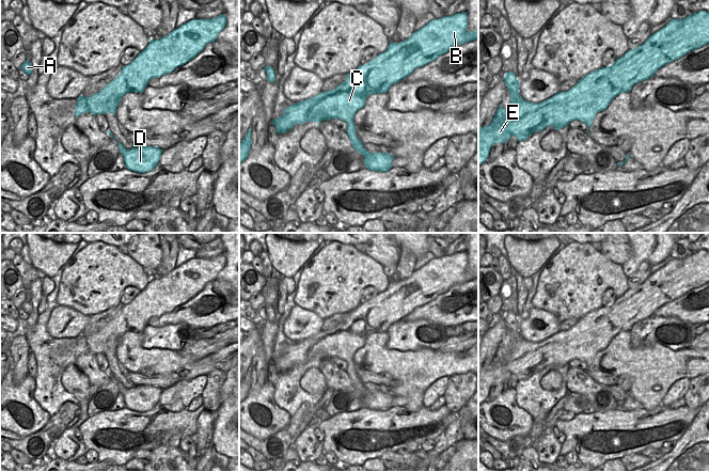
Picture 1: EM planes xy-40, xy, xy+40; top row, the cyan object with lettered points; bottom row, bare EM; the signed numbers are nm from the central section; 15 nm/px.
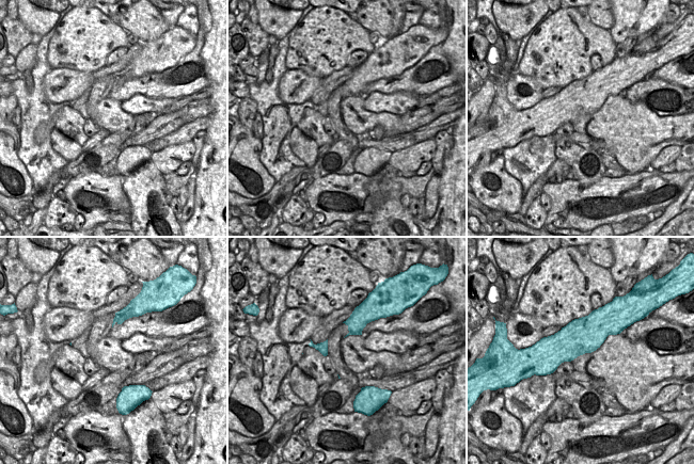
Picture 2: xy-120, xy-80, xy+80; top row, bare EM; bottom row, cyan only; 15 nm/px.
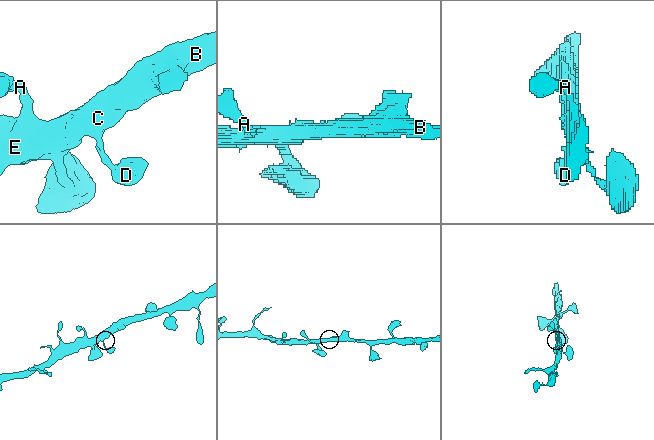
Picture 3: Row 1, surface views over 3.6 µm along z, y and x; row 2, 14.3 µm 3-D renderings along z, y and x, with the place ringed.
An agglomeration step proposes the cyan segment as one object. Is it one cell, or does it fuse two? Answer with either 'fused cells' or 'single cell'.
single cell

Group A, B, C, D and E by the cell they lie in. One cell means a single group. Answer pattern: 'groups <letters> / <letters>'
groups A B C D E

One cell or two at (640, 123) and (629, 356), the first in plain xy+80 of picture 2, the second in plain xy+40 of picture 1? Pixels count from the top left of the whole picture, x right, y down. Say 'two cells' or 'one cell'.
one cell

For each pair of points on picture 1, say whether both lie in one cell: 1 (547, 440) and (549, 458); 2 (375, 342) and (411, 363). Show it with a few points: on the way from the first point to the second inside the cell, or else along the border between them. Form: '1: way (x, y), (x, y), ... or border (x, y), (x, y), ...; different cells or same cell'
1: way (547, 444), (548, 454); same cell
2: way (383, 351), (394, 362), (402, 363); same cell

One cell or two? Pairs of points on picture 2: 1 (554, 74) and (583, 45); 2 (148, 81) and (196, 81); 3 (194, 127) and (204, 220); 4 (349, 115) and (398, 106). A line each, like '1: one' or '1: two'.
1: one
2: one
3: two
4: two

